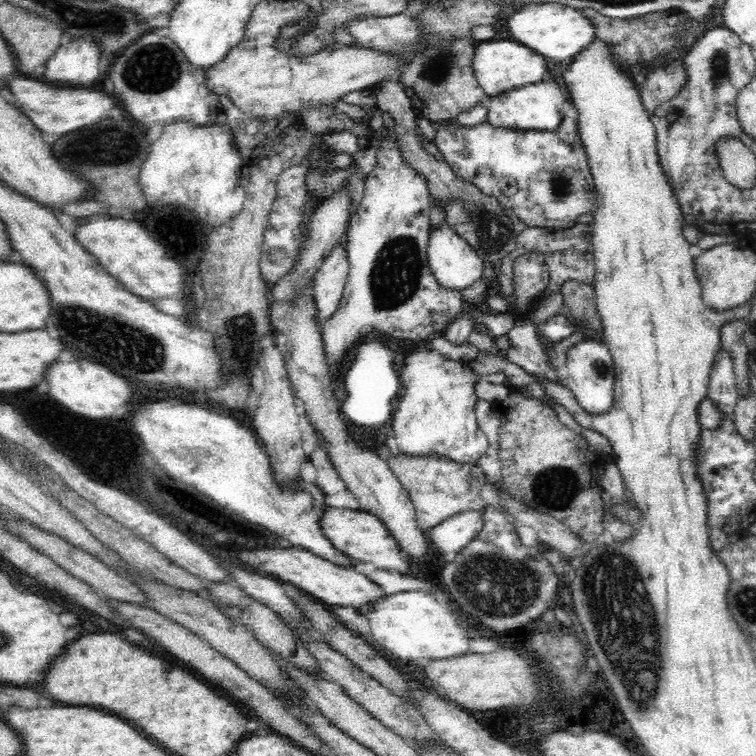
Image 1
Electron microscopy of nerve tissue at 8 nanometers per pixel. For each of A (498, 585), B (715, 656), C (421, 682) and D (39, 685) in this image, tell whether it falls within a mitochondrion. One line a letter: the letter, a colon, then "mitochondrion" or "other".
A: mitochondrion
B: other
C: other
D: other

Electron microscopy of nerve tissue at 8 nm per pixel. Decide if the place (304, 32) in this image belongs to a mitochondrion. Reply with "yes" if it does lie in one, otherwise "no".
yes

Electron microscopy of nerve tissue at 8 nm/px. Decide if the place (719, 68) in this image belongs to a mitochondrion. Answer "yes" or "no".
yes

